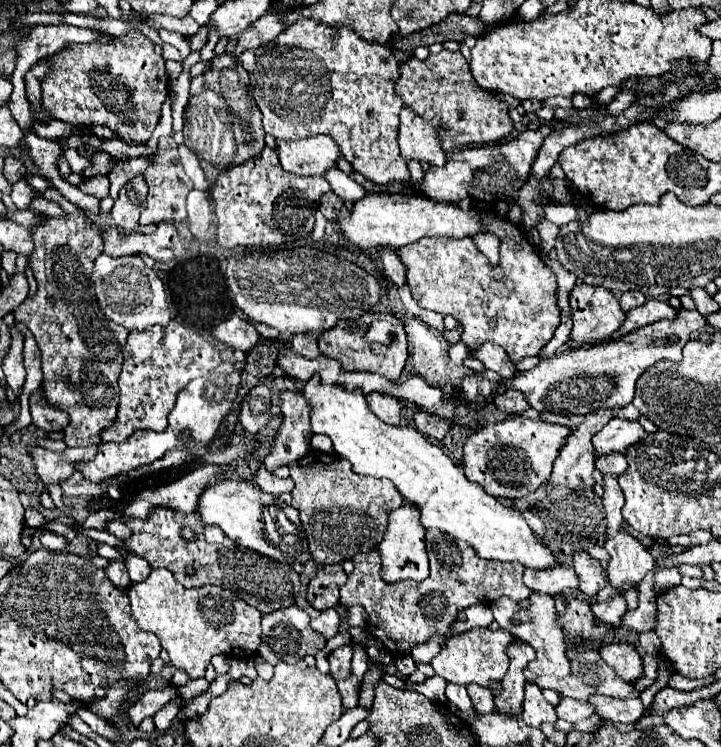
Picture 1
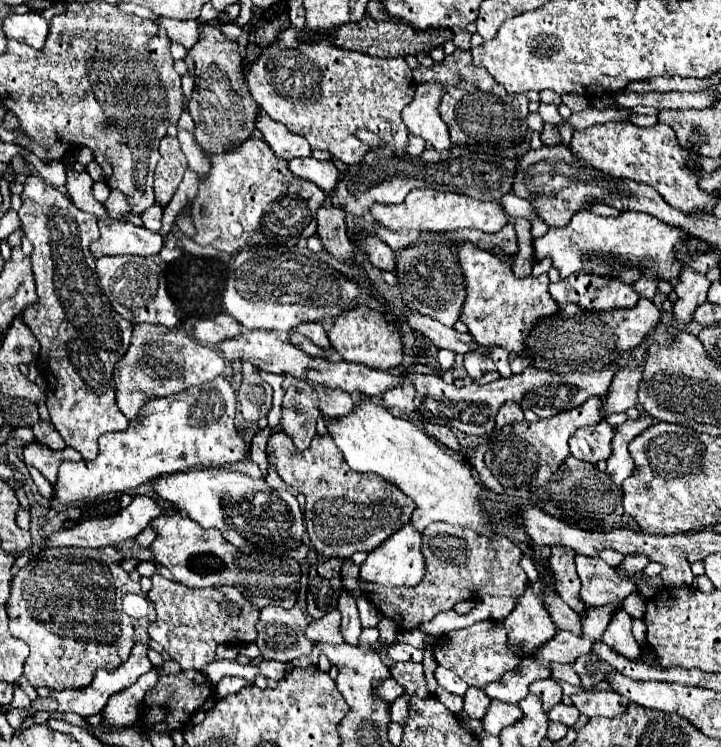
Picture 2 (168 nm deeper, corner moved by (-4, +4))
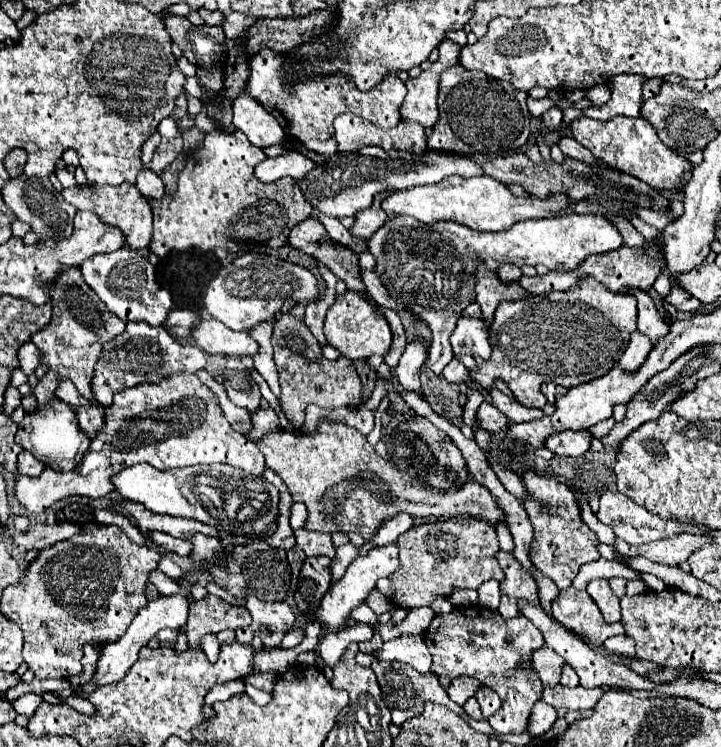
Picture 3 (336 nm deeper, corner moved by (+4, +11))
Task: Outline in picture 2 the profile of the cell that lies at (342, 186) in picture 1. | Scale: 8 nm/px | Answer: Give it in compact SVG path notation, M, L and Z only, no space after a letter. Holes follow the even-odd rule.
M314 157L304 159L292 159L288 161L288 171L300 179L316 183L322 191L330 193L330 187L338 181L338 171L332 161L316 161Z

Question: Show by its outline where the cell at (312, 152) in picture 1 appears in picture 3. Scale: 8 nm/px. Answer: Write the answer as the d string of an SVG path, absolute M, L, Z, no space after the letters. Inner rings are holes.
M244 92L232 102L232 114L234 126L242 130L248 136L248 140L258 148L268 148L286 140L286 134L278 120Z

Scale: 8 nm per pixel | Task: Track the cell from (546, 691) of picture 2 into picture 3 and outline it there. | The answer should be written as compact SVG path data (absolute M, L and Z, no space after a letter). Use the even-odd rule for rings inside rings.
M544 646L534 652L532 668L534 668L534 672L538 672L544 688L554 688L556 684L560 684L562 666L564 666L564 660L552 648Z

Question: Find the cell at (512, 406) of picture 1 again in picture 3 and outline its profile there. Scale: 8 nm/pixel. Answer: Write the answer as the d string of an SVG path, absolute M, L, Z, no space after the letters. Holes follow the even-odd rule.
M484 400L476 412L476 420L480 422L482 428L486 428L488 432L496 434L500 430L504 430L508 426L508 418L504 412L500 412L492 402Z

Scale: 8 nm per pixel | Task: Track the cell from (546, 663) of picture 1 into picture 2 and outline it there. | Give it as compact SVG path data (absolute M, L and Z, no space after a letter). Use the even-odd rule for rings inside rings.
M554 667L554 675L558 681L566 681L570 685L580 685L580 677L574 671L574 667Z

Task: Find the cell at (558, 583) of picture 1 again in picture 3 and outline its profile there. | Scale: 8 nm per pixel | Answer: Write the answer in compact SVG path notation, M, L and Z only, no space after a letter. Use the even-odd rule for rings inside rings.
M498 524L498 526L496 526L496 532L498 532L500 548L502 548L504 552L514 552L514 542L512 542L512 534L510 534L508 526L504 526L504 524Z

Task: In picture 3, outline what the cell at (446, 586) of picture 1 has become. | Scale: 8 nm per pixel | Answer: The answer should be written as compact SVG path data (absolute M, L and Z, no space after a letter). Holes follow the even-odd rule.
M456 516L450 520L440 522L426 522L420 526L412 526L408 532L404 532L398 538L400 546L400 570L398 570L398 600L406 604L408 610L414 608L414 604L430 606L430 596L448 596L458 588L480 588L482 582L494 578L498 582L504 580L504 572L496 560L496 552L500 550L496 530L492 524L488 524L482 518L474 516Z

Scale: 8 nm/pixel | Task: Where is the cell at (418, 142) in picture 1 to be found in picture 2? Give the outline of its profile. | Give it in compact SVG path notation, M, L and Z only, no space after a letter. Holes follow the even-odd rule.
M418 83L414 101L402 111L402 119L412 135L422 137L438 151L450 151L448 127L438 113L438 105L446 89L440 83Z

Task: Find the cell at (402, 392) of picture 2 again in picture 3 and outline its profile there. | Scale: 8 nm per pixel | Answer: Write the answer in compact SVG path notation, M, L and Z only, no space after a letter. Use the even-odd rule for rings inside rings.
M412 342L406 346L398 366L394 368L392 376L398 380L402 390L412 392L420 390L420 366L424 364L424 344L422 342Z

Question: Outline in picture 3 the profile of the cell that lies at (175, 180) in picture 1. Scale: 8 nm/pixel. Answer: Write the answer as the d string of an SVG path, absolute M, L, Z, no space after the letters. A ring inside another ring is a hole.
M162 138L160 146L156 148L152 160L150 160L150 172L154 172L156 176L162 176L162 172L176 160L176 156L182 152L182 140L180 138L174 138L174 140L168 140L168 138Z

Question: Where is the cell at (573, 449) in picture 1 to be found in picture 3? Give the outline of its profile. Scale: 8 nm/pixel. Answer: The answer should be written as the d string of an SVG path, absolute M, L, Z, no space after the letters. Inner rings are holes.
M636 330L636 332L632 332L632 338L630 338L630 342L628 342L628 348L624 350L618 366L620 366L624 372L634 374L634 372L638 372L638 368L642 366L642 362L646 360L646 356L648 356L650 350L652 350L650 340Z

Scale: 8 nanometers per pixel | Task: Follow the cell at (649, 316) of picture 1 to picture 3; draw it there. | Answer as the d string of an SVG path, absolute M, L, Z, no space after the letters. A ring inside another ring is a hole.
M582 276L578 288L500 304L490 326L492 358L486 362L478 358L480 370L472 372L472 378L486 390L494 386L496 378L502 378L520 404L544 408L544 394L540 392L542 382L556 382L572 388L604 376L626 350L634 330L634 296L610 292L592 276Z

